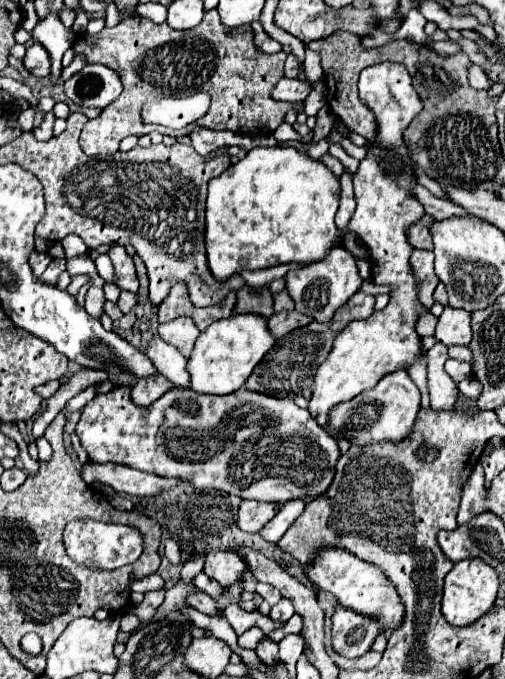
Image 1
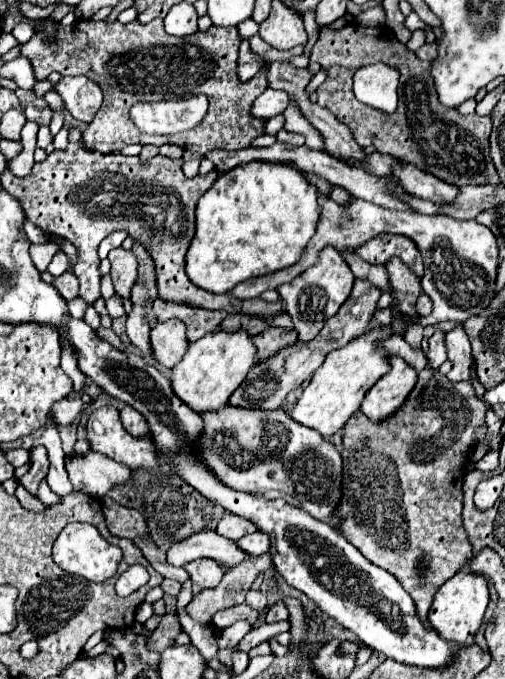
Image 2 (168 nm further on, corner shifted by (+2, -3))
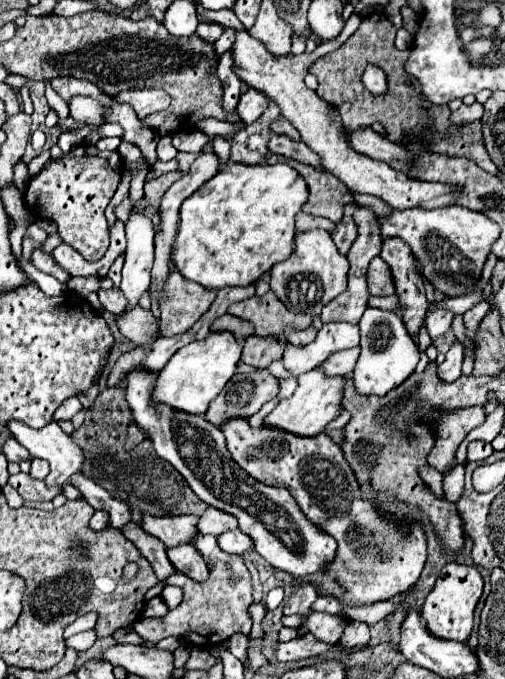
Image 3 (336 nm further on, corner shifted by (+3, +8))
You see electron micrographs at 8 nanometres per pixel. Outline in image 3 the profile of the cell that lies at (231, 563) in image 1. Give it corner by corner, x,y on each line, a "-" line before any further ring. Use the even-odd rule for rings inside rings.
190,543
188,545
178,545
168,549
168,559
176,567
176,571
182,571
184,575
196,579
196,581
206,581
208,579
208,565
198,549
194,549

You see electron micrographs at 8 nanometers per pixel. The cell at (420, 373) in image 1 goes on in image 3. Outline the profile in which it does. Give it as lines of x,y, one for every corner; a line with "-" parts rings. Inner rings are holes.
360,347
338,351
328,357
328,361
324,363
324,371
328,371
328,375
340,375
340,373
350,375
354,371
358,355
360,355

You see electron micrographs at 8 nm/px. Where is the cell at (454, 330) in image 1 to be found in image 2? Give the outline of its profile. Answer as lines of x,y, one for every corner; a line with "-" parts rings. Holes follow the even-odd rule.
463,326
447,332
447,354
449,354
449,360
453,364
447,378
451,382
469,380
473,358
471,358
471,344
469,344
469,338
465,336
465,332
463,332

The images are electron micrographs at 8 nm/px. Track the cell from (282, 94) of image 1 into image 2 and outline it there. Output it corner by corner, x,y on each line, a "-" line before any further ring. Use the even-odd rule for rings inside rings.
265,90
261,96
257,96
257,100
251,106
251,116
261,118
261,120
269,120
277,114
281,114
285,108
289,106
289,96
285,96
285,92
281,90

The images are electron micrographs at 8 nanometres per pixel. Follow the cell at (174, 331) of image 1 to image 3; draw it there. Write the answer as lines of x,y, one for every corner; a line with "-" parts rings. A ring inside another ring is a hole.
142,307
120,313
118,315
118,327
126,339
134,341
140,347
152,345
158,337
162,337
160,325
158,325
156,317
152,315
152,311
146,311

